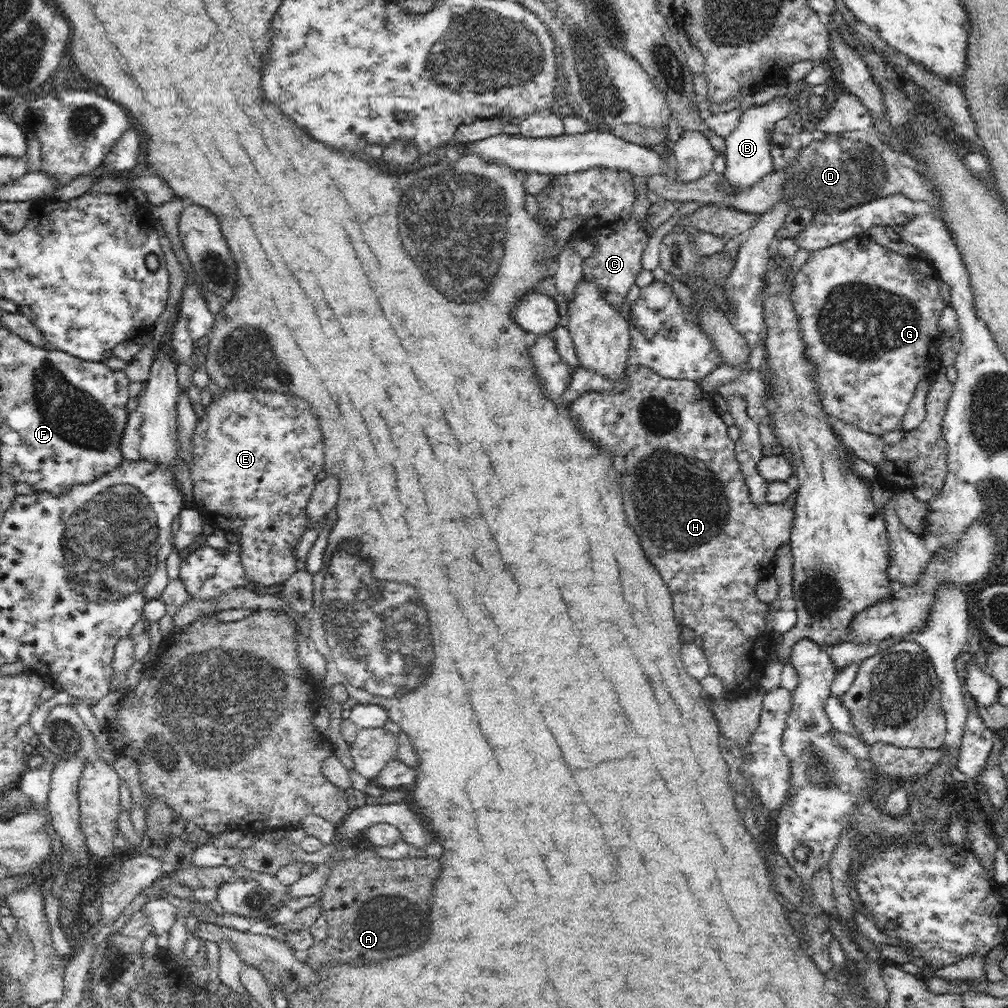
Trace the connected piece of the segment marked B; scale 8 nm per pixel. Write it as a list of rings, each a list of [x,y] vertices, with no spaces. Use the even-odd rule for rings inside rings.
[[[784,97],[776,98],[766,105],[752,105],[745,109],[738,128],[725,138],[726,168],[722,174],[720,193],[724,193],[726,199],[735,199],[738,193],[752,188],[759,180],[772,173],[772,158],[769,154],[771,143],[768,143],[766,132],[787,115],[790,115],[790,105]]]

